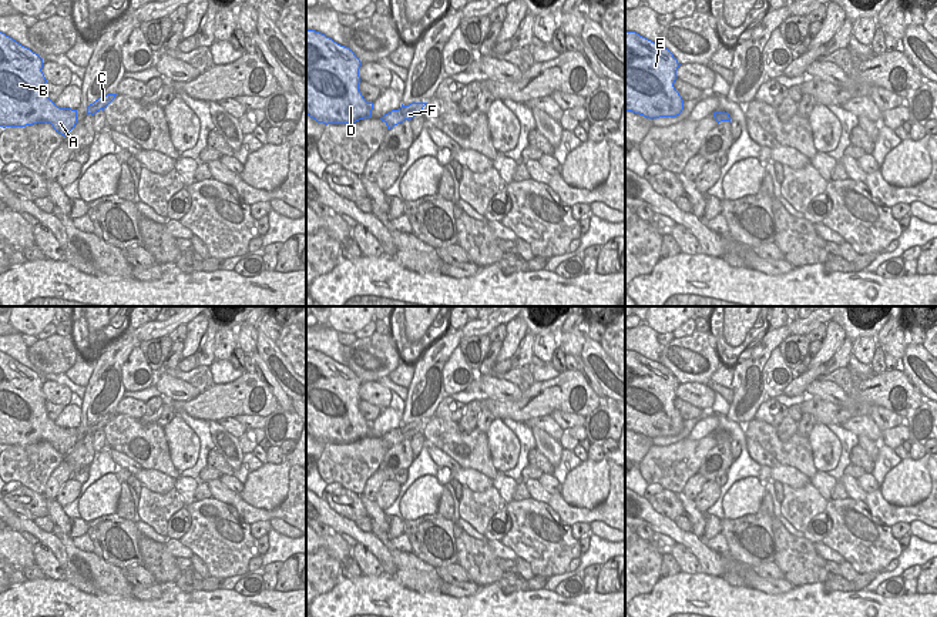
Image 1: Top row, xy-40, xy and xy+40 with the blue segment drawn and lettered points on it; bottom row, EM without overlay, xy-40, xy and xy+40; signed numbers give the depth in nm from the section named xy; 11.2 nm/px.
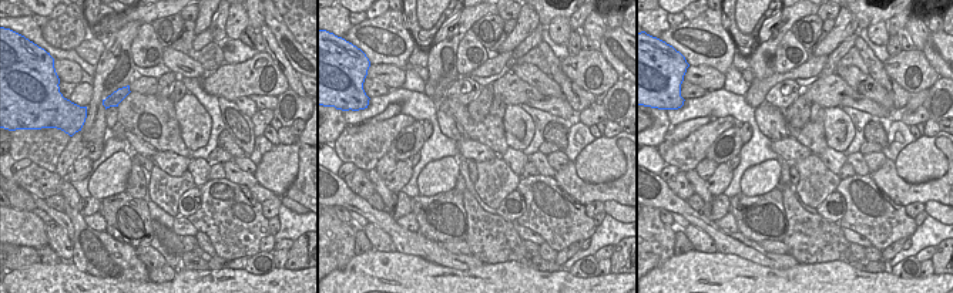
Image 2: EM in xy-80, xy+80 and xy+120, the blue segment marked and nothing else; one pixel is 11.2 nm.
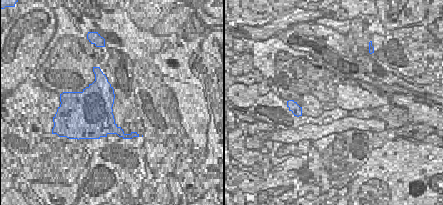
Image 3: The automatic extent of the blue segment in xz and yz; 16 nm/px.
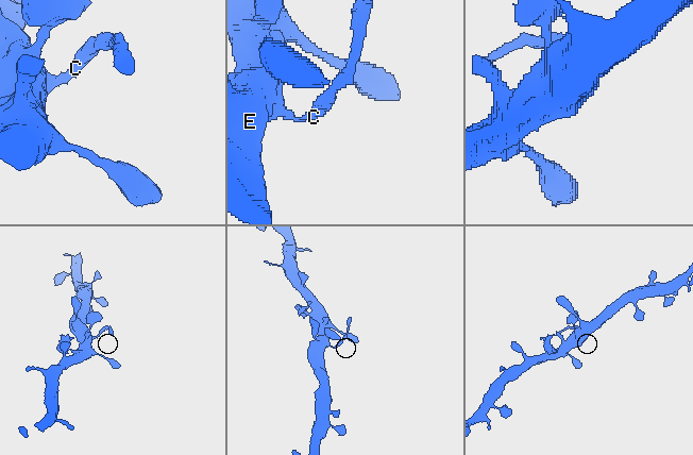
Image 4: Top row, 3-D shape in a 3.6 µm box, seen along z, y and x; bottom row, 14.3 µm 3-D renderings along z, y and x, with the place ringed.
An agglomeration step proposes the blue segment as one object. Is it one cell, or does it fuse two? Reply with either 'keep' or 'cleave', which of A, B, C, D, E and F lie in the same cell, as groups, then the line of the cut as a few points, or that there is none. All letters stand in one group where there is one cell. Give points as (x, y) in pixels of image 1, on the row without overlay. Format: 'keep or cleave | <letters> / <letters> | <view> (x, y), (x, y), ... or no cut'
cleave | A B D E / C F | xy (399, 428), (403, 439)

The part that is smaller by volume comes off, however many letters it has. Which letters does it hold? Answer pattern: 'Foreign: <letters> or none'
Foreign: C, F

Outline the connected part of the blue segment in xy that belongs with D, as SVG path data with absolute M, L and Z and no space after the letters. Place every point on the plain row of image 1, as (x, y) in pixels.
M306 349L306 435L323 443L352 443L372 436L373 422L367 422L359 410L359 388L362 382L355 372L325 353Z

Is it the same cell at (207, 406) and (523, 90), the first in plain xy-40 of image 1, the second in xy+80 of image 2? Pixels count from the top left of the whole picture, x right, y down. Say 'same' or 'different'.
same

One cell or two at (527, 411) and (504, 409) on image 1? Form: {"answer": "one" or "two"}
{"answer": "one"}

